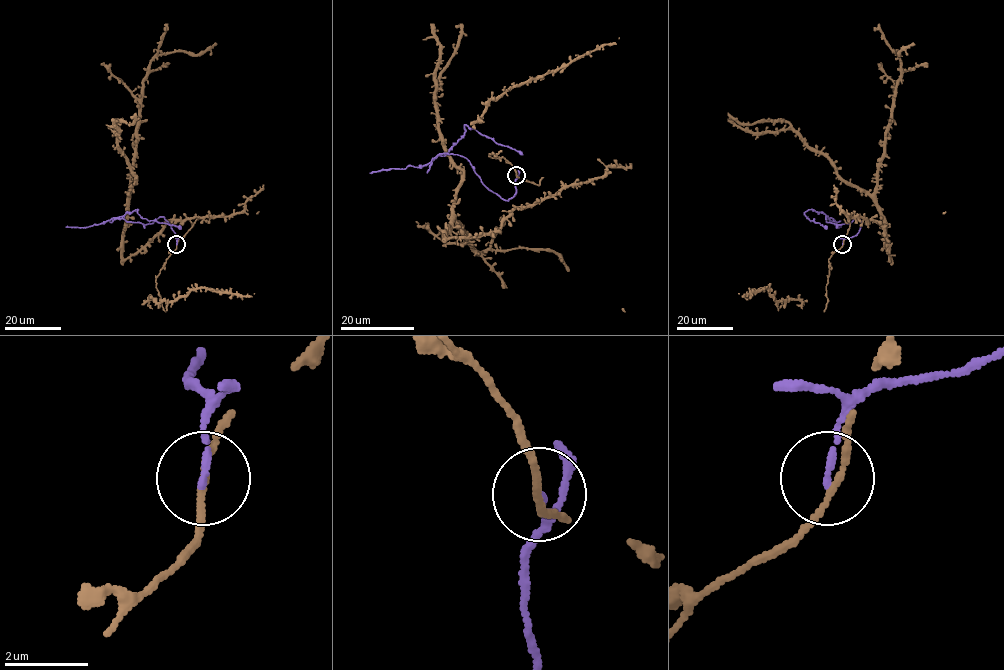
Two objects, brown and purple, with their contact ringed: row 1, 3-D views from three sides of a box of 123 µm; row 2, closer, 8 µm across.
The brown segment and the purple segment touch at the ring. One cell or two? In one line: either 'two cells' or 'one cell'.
two cells

